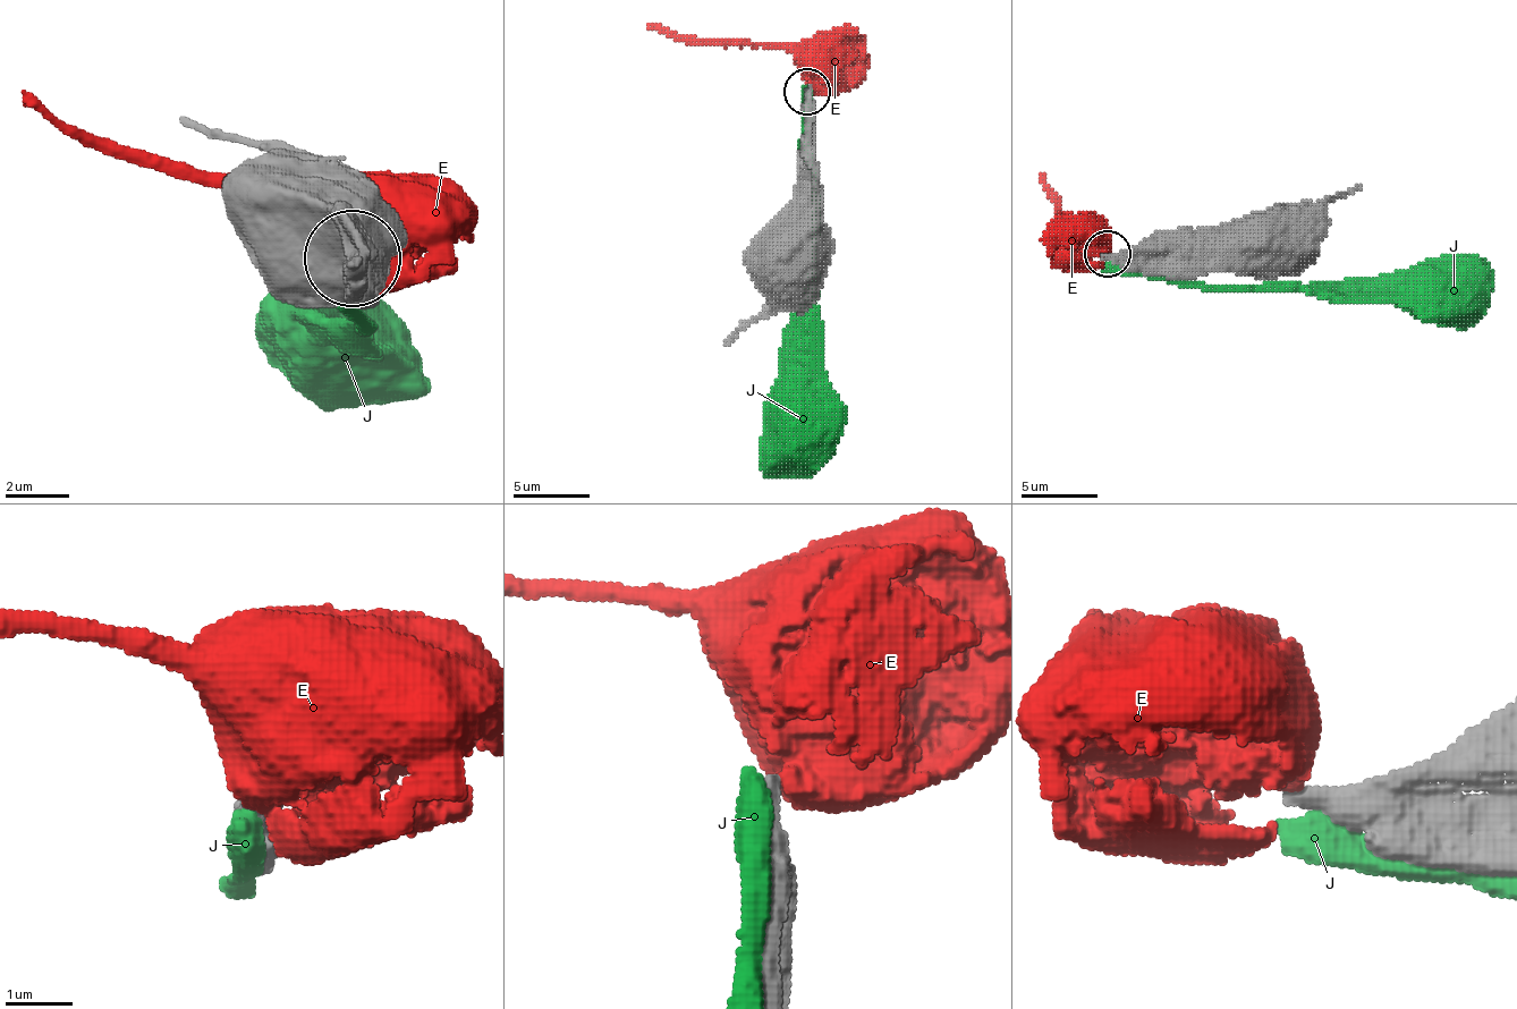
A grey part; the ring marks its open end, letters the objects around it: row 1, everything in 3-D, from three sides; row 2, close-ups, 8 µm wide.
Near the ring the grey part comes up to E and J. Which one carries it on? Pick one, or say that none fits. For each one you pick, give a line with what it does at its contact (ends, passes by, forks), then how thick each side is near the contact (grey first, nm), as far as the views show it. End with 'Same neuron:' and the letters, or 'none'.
Same neuron: none

